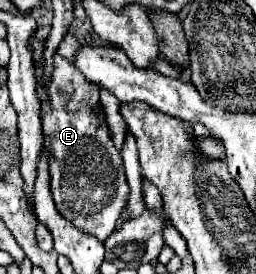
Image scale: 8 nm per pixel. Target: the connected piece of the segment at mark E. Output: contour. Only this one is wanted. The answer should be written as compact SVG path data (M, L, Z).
M36 36L30 38L30 50L36 70L36 92L40 98L44 146L48 148L52 198L56 210L80 232L96 236L100 242L104 242L104 238L112 234L130 194L122 156L112 144L110 130L100 130L100 126L96 126L96 114L92 114L92 106L96 106L100 100L98 86L92 86L92 82L88 82L80 74L80 70L76 70L58 52L54 54L50 82L44 84L44 44L46 40L38 40Z

